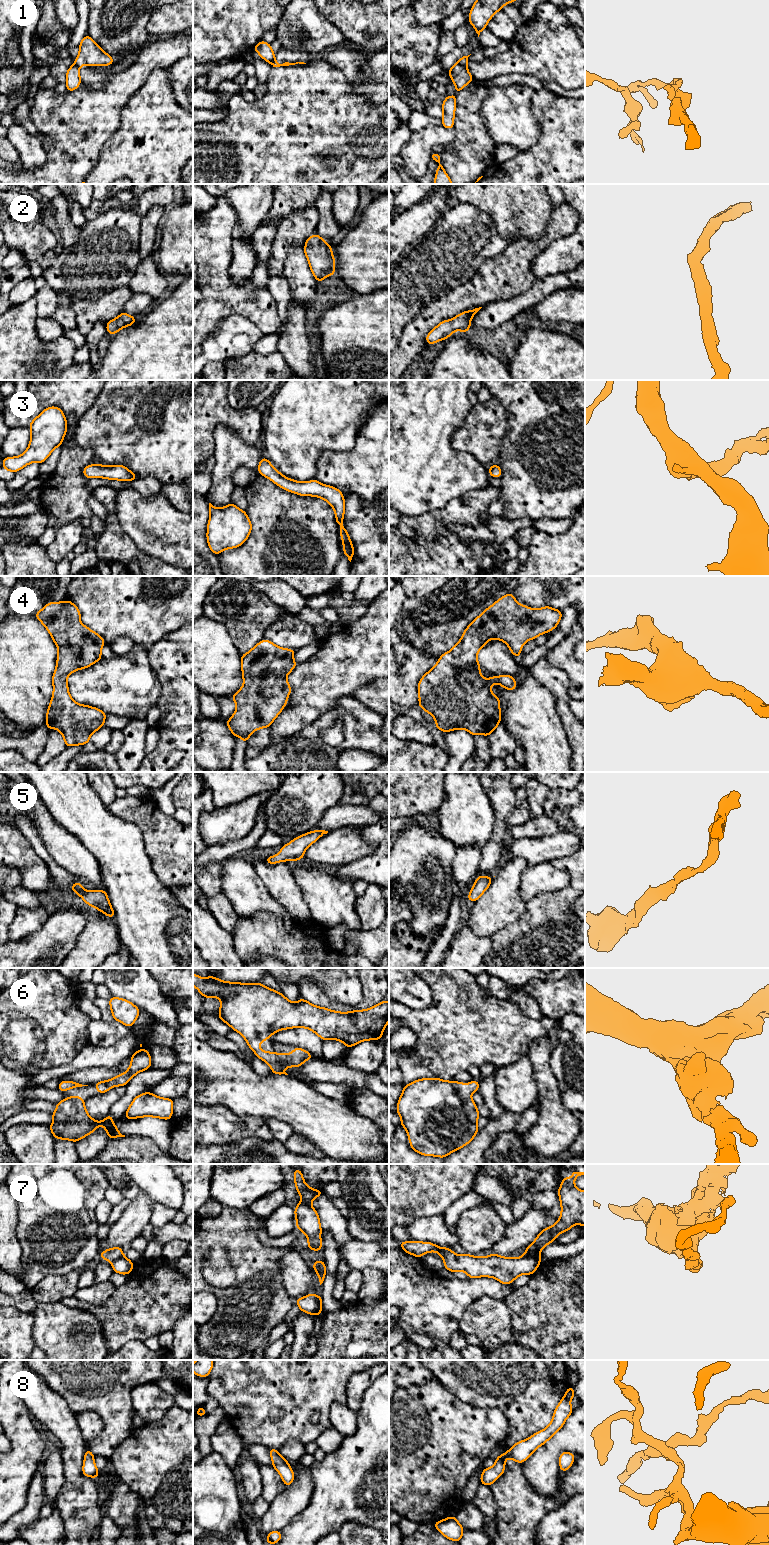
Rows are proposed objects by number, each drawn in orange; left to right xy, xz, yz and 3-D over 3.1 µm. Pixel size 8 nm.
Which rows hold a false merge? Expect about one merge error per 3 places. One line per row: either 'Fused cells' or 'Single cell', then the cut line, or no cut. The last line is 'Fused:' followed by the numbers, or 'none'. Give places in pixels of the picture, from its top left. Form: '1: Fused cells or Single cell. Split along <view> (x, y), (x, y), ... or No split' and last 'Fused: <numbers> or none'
1: Fused cells. Split along yz (457, 62), (466, 67)
2: Single cell. No split
3: Single cell. No split
4: Single cell. No split
5: Single cell. No split
6: Single cell. No split
7: Fused cells. Split along xz (316, 1295), (318, 1314)
8: Single cell. No split
Fused: 1, 7

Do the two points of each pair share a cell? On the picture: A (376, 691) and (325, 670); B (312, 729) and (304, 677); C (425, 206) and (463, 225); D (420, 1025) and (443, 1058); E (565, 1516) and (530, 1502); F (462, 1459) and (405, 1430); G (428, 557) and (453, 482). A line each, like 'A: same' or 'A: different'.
A: different
B: different
C: different
D: same
E: different
F: same
G: different

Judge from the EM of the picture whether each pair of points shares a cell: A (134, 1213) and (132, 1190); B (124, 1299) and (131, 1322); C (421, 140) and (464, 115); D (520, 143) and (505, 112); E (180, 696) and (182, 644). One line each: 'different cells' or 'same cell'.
A: different cells
B: same cell
C: different cells
D: same cell
E: same cell

